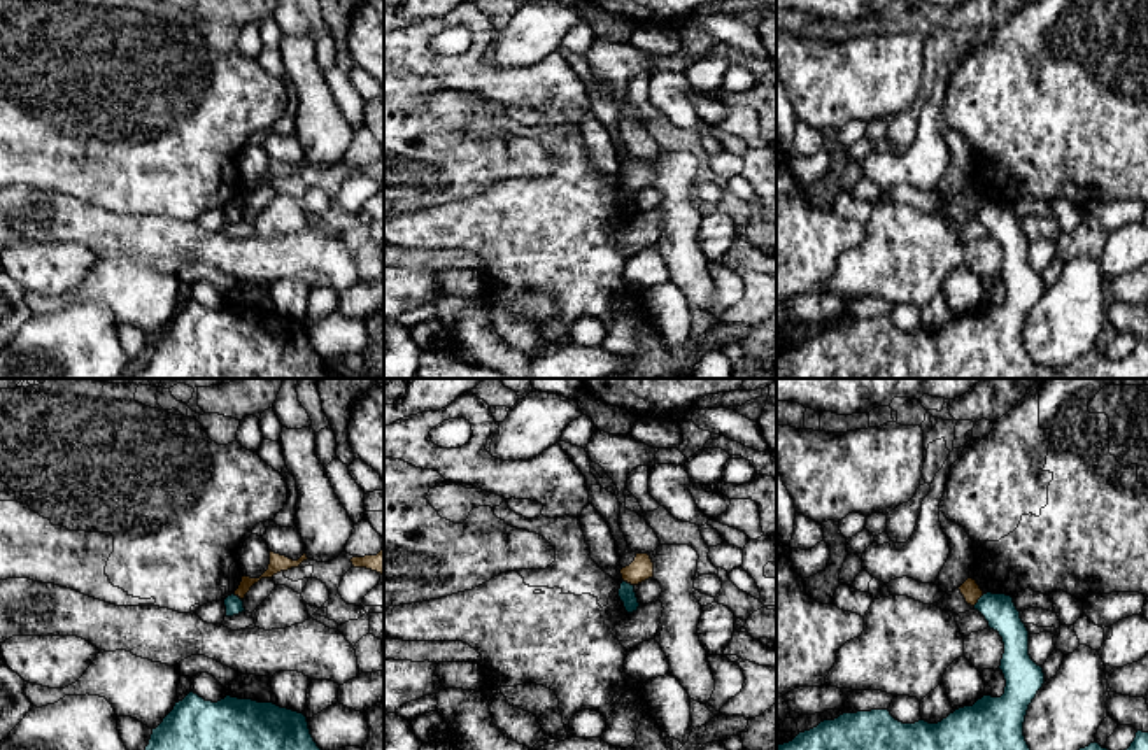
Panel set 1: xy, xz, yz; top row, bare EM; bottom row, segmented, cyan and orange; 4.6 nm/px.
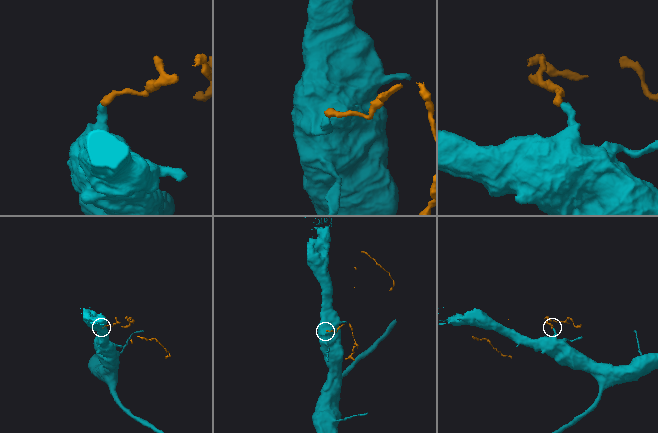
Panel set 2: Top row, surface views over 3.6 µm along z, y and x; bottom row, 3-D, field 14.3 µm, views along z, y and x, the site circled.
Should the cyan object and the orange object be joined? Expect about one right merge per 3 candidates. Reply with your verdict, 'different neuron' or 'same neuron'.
different neuron

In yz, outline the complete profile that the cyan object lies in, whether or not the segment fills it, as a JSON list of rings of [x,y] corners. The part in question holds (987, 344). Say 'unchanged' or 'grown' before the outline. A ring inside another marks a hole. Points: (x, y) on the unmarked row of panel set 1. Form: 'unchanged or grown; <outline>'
unchanged; [[[987,200],[974,217],[1004,251],[999,277],[1006,294],[1001,305],[983,303],[938,331],[903,331],[889,317],[843,321],[776,352],[776,379],[1148,379],[1148,340],[1143,338],[1136,340],[1123,359],[1111,359],[1094,349],[1067,366],[1032,361],[1024,343],[1024,329],[1029,312],[1045,291],[1045,280],[1029,263],[1029,238],[1011,203]]]

